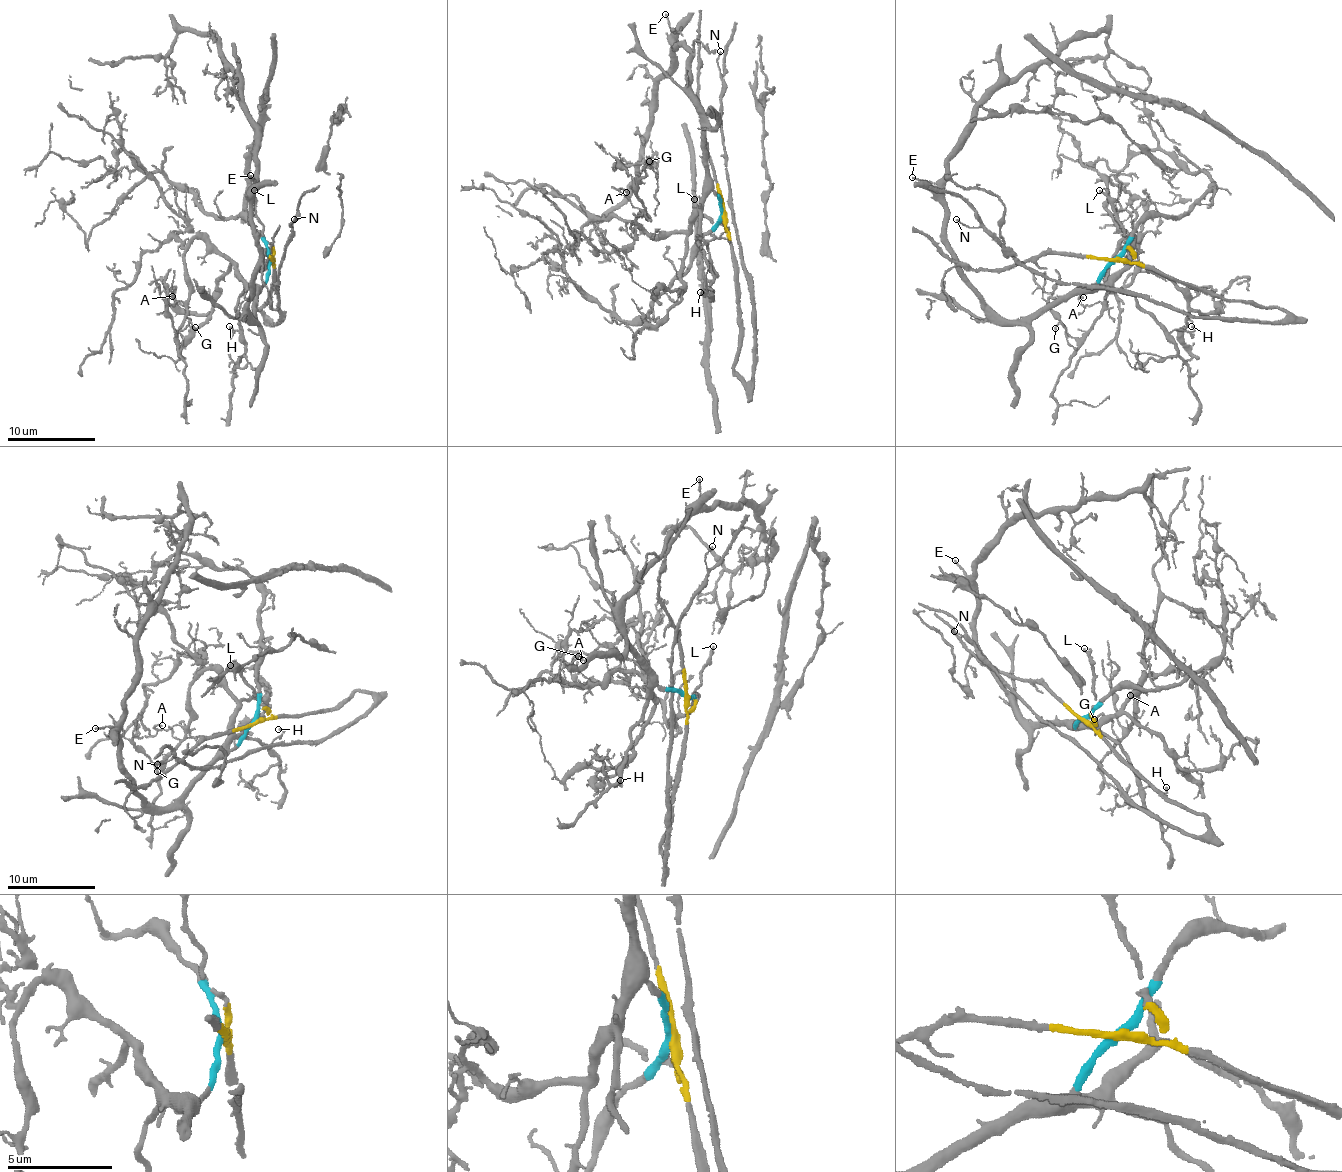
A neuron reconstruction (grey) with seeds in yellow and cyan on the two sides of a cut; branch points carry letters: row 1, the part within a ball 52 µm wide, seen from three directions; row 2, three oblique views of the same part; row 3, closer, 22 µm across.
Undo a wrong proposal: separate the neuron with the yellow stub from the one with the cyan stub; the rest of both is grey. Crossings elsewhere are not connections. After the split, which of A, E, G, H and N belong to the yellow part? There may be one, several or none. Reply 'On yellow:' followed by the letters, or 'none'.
On yellow: N

